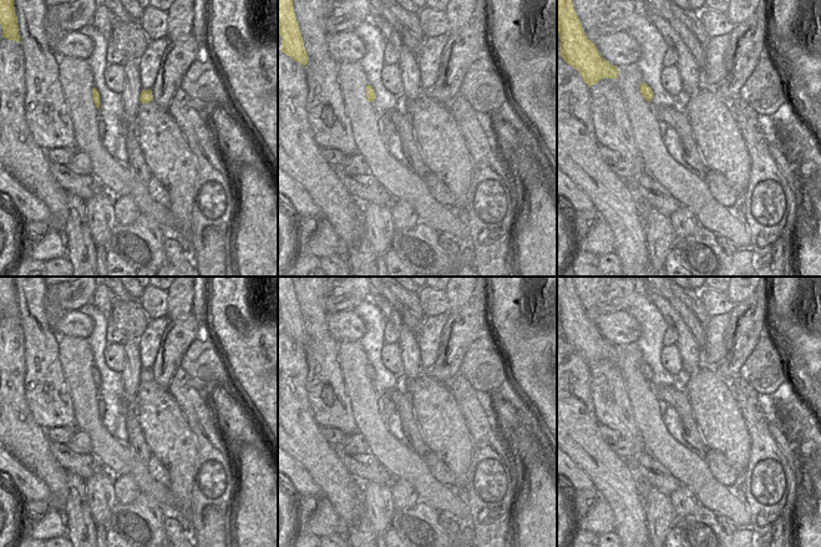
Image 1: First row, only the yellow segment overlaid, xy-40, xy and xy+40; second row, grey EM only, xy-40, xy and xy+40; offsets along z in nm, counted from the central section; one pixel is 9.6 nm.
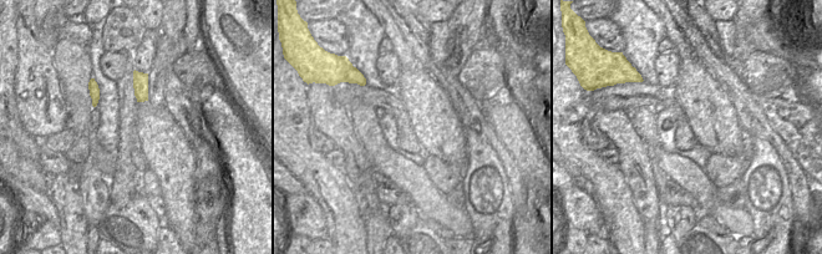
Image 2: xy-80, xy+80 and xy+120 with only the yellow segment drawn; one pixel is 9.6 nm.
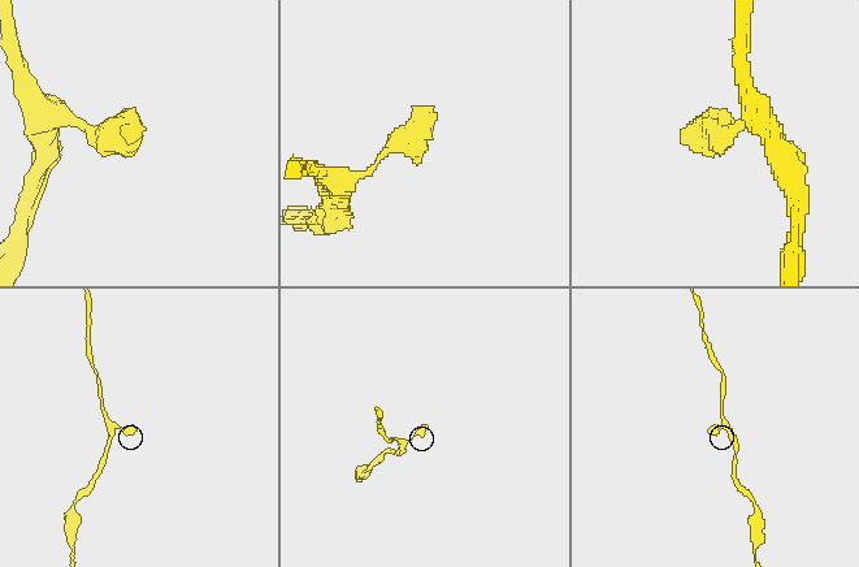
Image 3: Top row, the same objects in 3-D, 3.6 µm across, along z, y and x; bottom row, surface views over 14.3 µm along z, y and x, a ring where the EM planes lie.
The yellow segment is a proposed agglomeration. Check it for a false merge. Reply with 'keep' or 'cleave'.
keep

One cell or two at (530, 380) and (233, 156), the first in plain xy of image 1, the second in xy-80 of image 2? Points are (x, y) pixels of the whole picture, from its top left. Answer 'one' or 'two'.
two

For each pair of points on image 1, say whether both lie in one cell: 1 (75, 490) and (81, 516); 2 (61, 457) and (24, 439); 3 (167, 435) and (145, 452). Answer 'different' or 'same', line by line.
1: same
2: different
3: different

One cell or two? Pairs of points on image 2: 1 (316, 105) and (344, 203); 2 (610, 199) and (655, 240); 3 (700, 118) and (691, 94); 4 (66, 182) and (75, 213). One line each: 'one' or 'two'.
1: two
2: two
3: one
4: one

